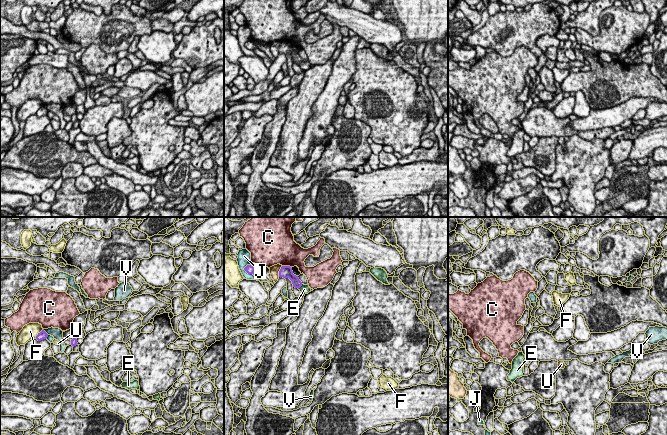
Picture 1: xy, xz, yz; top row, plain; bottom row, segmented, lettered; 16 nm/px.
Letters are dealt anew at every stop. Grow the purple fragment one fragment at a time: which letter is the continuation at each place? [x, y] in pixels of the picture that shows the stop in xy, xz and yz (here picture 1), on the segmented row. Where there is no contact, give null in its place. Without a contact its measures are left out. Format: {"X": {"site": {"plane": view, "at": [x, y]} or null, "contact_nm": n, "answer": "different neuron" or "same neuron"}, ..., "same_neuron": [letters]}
{"C": {"site": {"plane": "xz", "at": [286, 266]}, "contact_nm": 150, "answer": "different neuron"}, "E": {"site": {"plane": "xz", "at": [300, 286]}, "contact_nm": 110, "answer": "same neuron"}, "F": {"site": {"plane": "xy", "at": [39, 333]}, "contact_nm": 200, "answer": "different neuron"}, "J": {"site": {"plane": "xz", "at": [246, 271]}, "contact_nm": 190, "answer": "different neuron"}, "U": {"site": {"plane": "xz", "at": [279, 271]}, "contact_nm": 190, "answer": "different neuron"}, "V": {"site": {"plane": "xy", "at": [45, 332]}, "contact_nm": 130, "answer": "different neuron"}, "same_neuron": ["E"]}

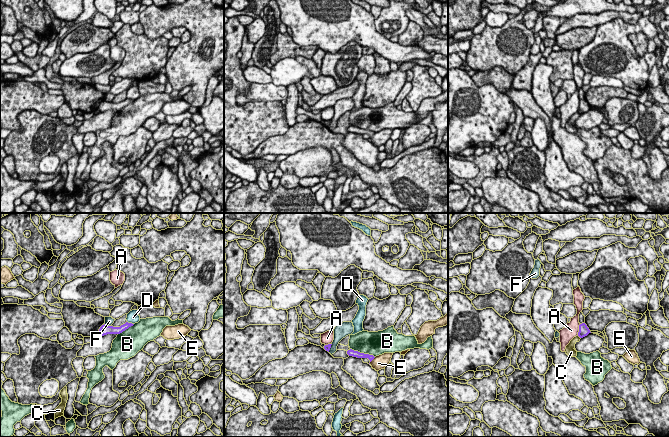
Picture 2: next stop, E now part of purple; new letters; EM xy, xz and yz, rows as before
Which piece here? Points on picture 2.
{"A": {"site": {"plane": "yz", "at": [579, 330]}, "contact_nm": 200, "answer": "different neuron"}, "B": {"site": {"plane": "xz", "at": [362, 353]}, "contact_nm": 420, "answer": "different neuron"}, "C": {"site": {"plane": "yz", "at": [579, 336]}, "contact_nm": 70, "answer": "different neuron"}, "D": {"site": {"plane": "xy", "at": [130, 323]}, "contact_nm": 120, "answer": "different neuron"}, "E": {"site": {"plane": "xz", "at": [372, 359]}, "contact_nm": 150, "answer": "different neuron"}, "F": {"site": {"plane": "xy", "at": [106, 325]}, "contact_nm": 120, "answer": "different neuron"}, "same_neuron": []}

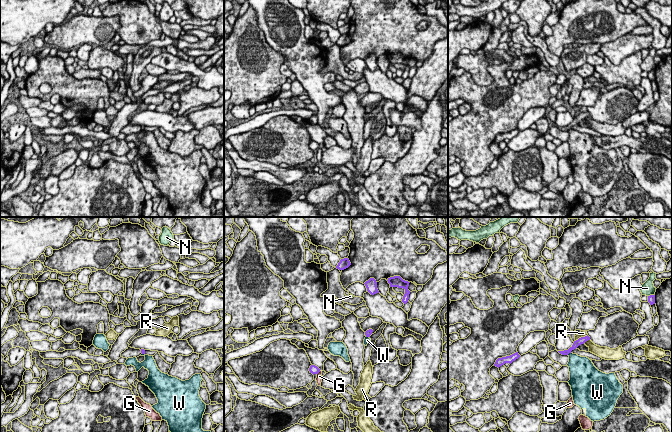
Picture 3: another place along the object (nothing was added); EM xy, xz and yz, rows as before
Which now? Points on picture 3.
{"G": {"site": {"plane": "xz", "at": [318, 372]}, "contact_nm": 80, "answer": "different neuron"}, "N": {"site": {"plane": "yz", "at": [650, 295]}, "contact_nm": 100, "answer": "different neuron"}, "R": {"site": {"plane": "yz", "at": [581, 337]}, "contact_nm": 240, "answer": "different neuron"}, "W": {"site": {"plane": "yz", "at": [568, 353]}, "contact_nm": 70, "answer": "different neuron"}, "same_neuron": []}

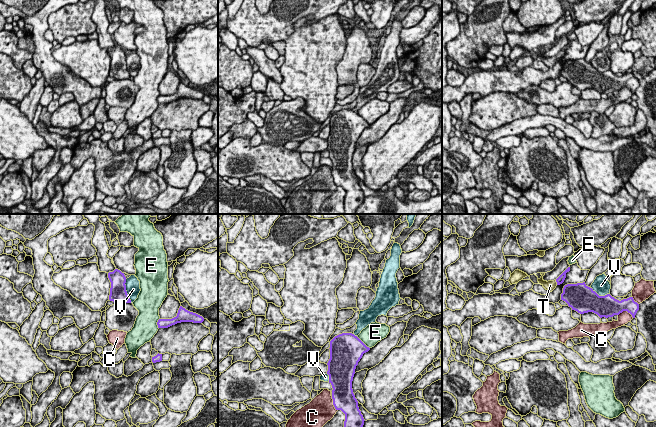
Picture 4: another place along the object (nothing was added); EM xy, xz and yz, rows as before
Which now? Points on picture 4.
{"C": {"site": {"plane": "yz", "at": [626, 310]}, "contact_nm": 260, "answer": "different neuron"}, "E": {"site": {"plane": "xz", "at": [362, 342]}, "contact_nm": 300, "answer": "different neuron"}, "T": {"site": {"plane": "yz", "at": [556, 281]}, "contact_nm": 90, "answer": "same neuron"}, "V": {"site": {"plane": "xy", "at": [126, 291]}, "contact_nm": 400, "answer": "different neuron"}, "same_neuron": ["T"]}

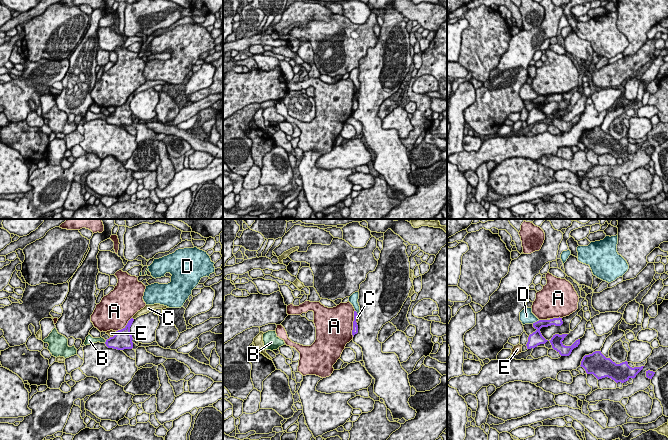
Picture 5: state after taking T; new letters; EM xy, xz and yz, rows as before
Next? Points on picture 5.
{"A": {"site": {"plane": "xz", "at": [353, 323]}, "contact_nm": 440, "answer": "different neuron"}, "B": {"site": {"plane": "xy", "at": [106, 341]}, "contact_nm": 60, "answer": "same neuron"}, "C": {"site": {"plane": "xz", "at": [355, 318]}, "contact_nm": 140, "answer": "different neuron"}, "D": {"site": {"plane": "yz", "at": [535, 322]}, "contact_nm": 140, "answer": "different neuron"}, "E": {"site": {"plane": "xy", "at": [114, 335]}, "contact_nm": 150, "answer": "different neuron"}, "same_neuron": ["B"]}

